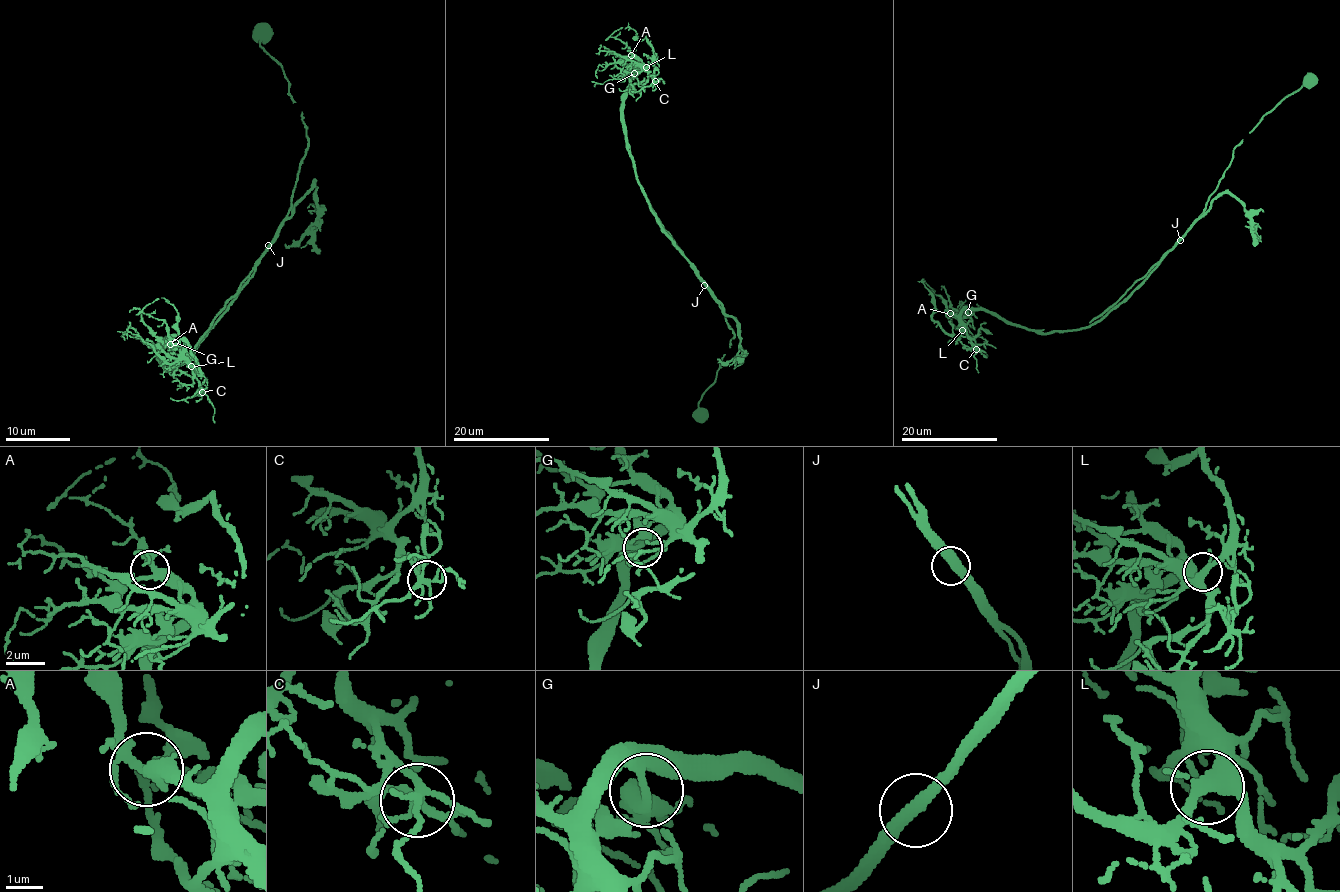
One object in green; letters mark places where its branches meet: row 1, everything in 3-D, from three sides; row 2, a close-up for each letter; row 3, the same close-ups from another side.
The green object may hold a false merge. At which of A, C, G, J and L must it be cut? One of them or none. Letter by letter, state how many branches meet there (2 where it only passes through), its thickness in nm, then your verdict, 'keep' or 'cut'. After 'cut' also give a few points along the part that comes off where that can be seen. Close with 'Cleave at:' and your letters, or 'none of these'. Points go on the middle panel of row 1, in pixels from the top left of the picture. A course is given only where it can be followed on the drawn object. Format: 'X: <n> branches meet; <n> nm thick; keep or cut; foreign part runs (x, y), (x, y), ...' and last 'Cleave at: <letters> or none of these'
A: 5 branches meet; 320 nm thick; keep
C: 8 branches meet; 260 nm thick; keep
G: 2 branches meet; 280 nm thick; keep
J: 2 branches meet; 320 nm thick; keep
L: 4 branches meet; 400 nm thick; keep
Cleave at: none of these

